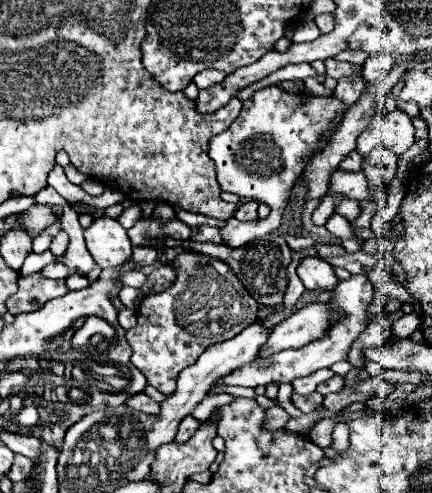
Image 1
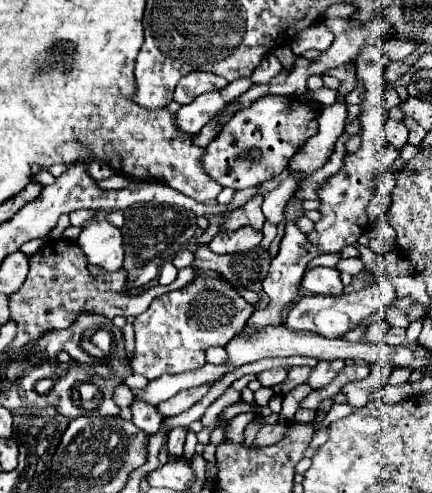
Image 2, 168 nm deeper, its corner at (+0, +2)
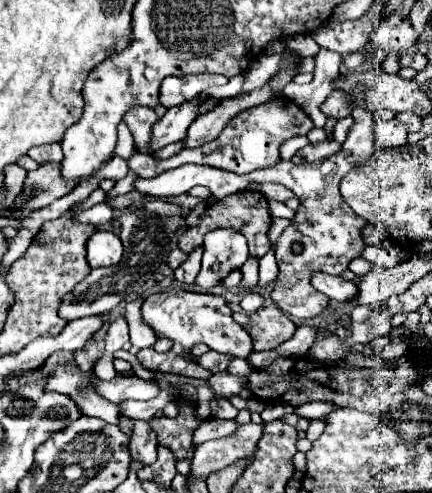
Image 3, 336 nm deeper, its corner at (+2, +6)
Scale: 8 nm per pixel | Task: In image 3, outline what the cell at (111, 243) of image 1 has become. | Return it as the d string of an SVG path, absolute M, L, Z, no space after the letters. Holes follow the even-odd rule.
M96 230L86 242L86 258L90 268L114 266L122 258L122 242L112 230Z

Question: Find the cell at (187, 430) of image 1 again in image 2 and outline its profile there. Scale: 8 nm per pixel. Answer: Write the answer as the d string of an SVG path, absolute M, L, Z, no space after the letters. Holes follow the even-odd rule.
M174 428L168 434L168 454L174 454L174 458L180 458L182 448L184 448L184 440L186 440L186 430L184 428Z

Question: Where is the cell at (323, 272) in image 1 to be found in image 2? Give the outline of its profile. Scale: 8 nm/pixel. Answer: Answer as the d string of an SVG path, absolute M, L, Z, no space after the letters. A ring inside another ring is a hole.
M336 268L310 270L302 280L302 288L310 290L312 294L324 294L324 296L338 296L344 292L344 284Z

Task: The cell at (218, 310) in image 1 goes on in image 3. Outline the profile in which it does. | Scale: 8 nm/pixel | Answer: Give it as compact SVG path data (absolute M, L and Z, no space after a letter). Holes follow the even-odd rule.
M178 288L150 294L142 304L142 320L154 330L158 340L166 338L172 342L172 348L168 352L156 352L154 346L138 352L136 358L146 370L202 378L209 381L218 396L238 394L245 387L243 378L232 375L228 371L211 374L207 370L202 370L198 362L188 358L196 344L206 344L216 352L234 354L236 358L248 358L248 354L252 352L252 338L240 324L234 322L232 310L224 296L188 292L188 290L178 290Z

